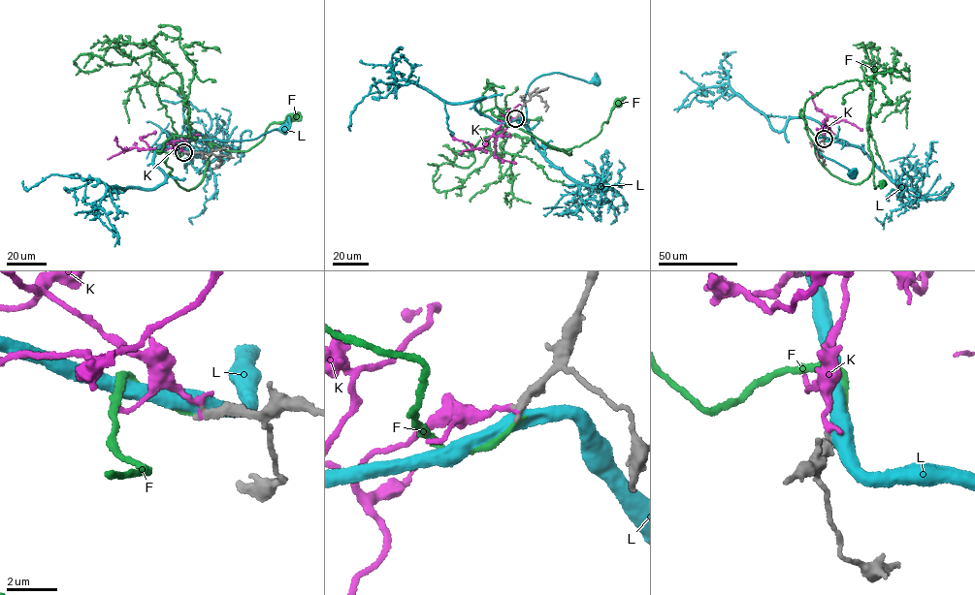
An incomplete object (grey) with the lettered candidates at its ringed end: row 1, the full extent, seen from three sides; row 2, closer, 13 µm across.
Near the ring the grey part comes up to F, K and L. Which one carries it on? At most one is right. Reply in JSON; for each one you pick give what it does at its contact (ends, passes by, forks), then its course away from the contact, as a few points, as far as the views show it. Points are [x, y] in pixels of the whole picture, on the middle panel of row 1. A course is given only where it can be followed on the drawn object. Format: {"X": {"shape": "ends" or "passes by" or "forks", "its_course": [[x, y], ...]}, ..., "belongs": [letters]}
{"belongs": []}

